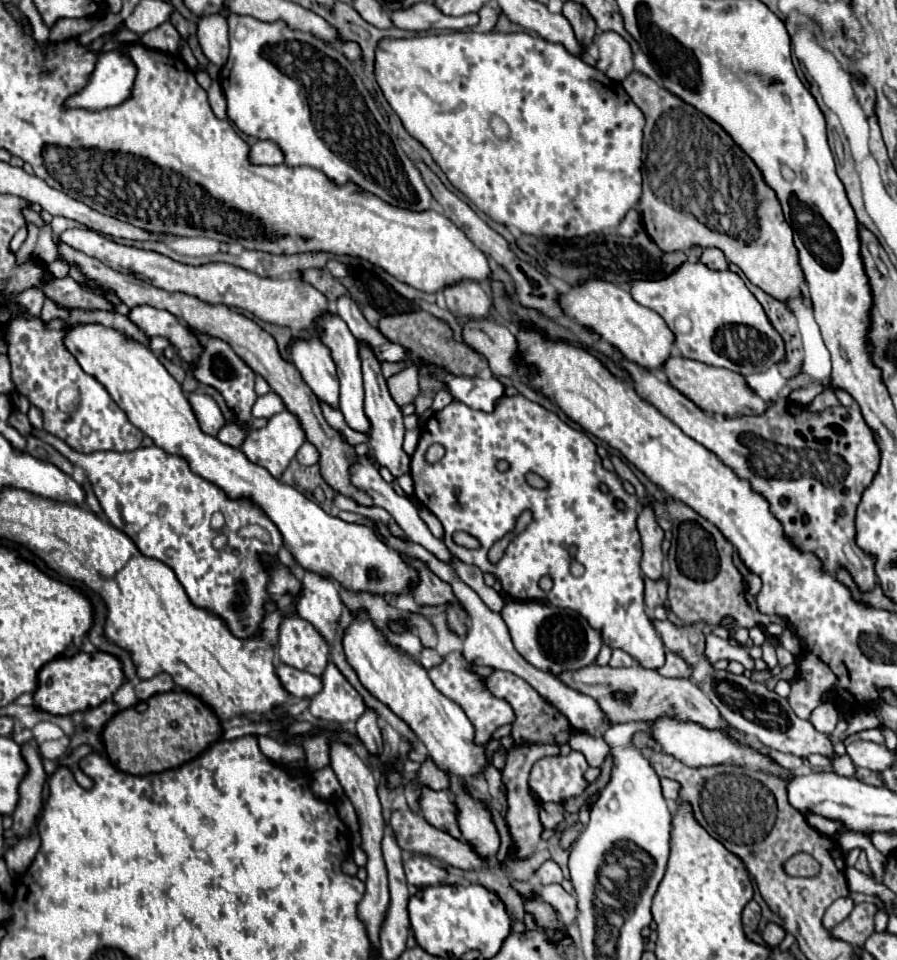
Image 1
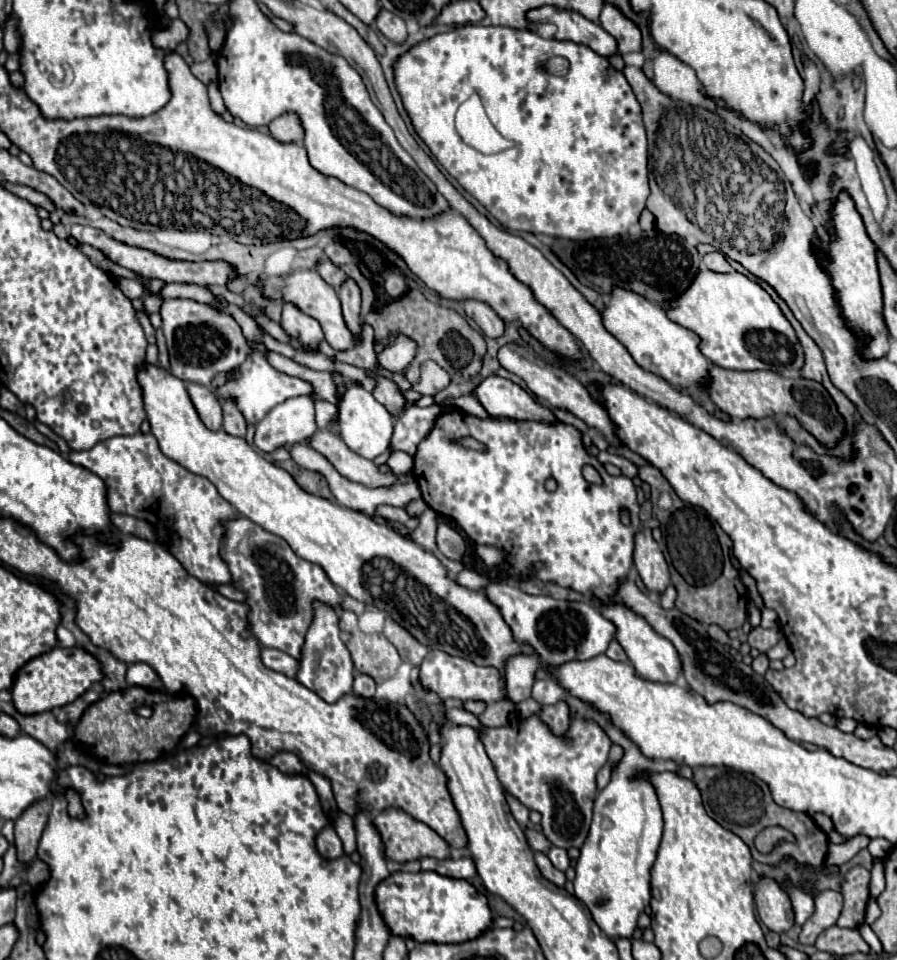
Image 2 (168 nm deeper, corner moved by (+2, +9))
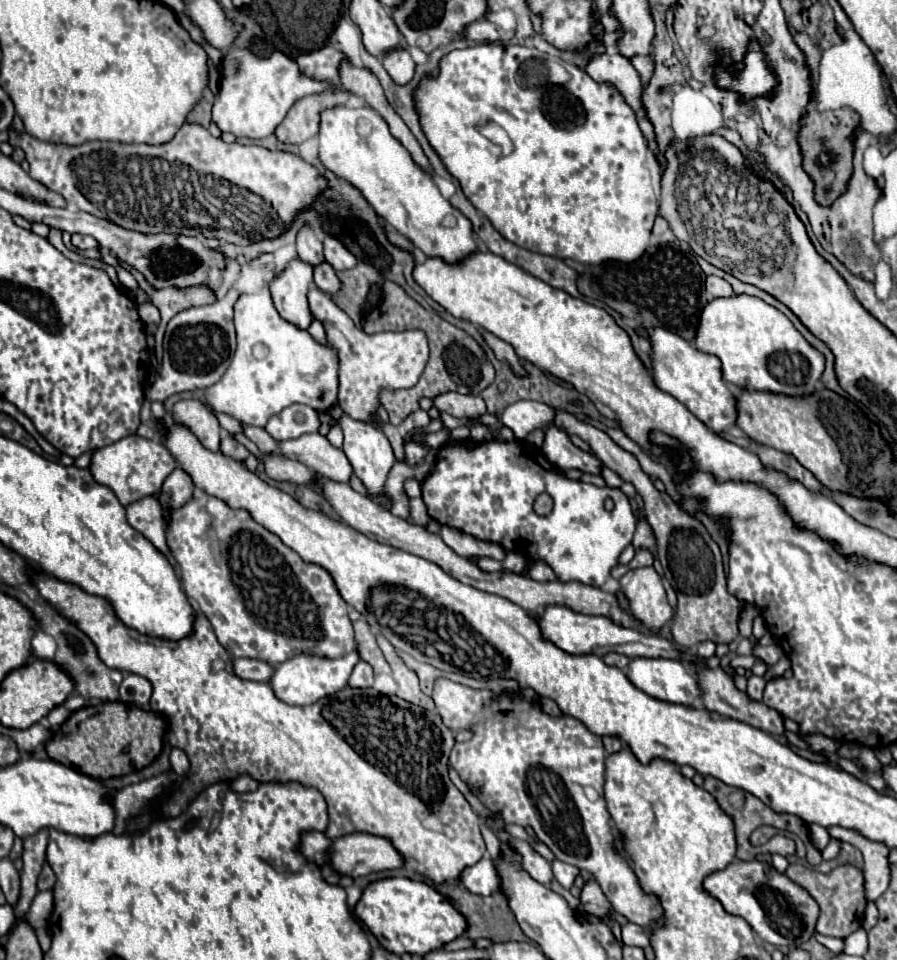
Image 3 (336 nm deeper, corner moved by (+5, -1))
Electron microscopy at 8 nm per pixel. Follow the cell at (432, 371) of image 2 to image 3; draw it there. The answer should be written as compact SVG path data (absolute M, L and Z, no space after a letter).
M446 392L438 398L434 398L434 406L440 412L452 414L456 418L480 418L486 414L486 402L482 396L462 396L458 392Z

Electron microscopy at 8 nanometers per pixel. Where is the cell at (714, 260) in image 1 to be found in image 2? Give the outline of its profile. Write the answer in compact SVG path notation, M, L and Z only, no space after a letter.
M709 252L709 254L705 254L705 256L703 256L703 264L705 264L709 270L713 270L713 272L729 272L729 270L733 270L733 268L729 266L727 258L725 258L721 252Z

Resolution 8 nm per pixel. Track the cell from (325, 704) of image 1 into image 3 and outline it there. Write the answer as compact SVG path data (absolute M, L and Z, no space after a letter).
M357 650L348 653L344 658L336 658L336 660L300 654L300 656L294 656L294 658L282 662L282 664L274 666L270 686L272 686L274 694L286 704L300 704L300 706L312 704L312 702L316 702L324 696L330 696L330 694L342 690L358 660L360 660L360 656Z

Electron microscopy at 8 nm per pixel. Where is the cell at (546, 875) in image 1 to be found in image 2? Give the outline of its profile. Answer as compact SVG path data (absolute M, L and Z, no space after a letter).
M553 846L553 848L547 852L547 858L549 858L551 864L553 864L557 870L561 870L561 872L565 872L565 870L569 868L569 856L567 856L567 850L565 850L565 848Z

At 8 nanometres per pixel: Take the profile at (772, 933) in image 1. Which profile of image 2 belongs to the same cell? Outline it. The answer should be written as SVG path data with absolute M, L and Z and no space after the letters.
M761 880L755 886L755 904L761 922L781 934L793 926L793 908L789 896L773 880Z

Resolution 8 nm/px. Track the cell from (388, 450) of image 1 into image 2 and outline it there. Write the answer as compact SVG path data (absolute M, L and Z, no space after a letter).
M347 280L337 292L343 306L345 324L349 326L349 330L353 330L353 334L357 334L357 338L361 338L361 294L357 284L353 280Z

